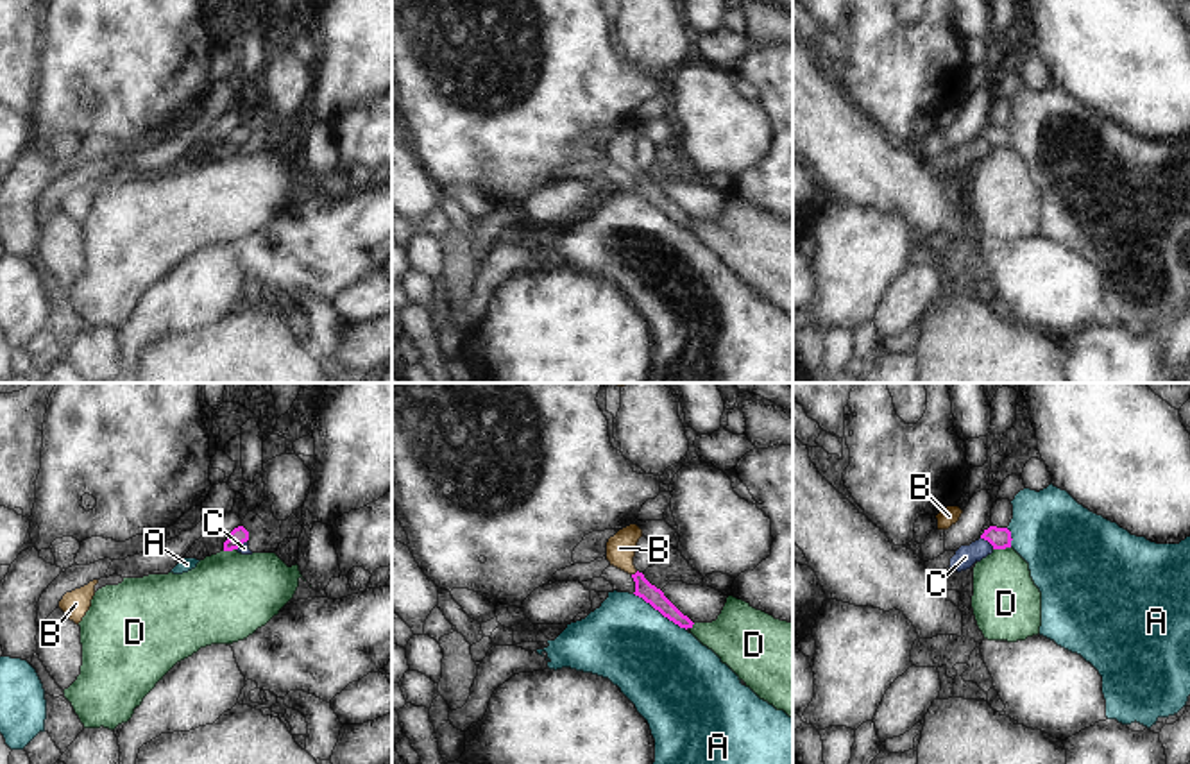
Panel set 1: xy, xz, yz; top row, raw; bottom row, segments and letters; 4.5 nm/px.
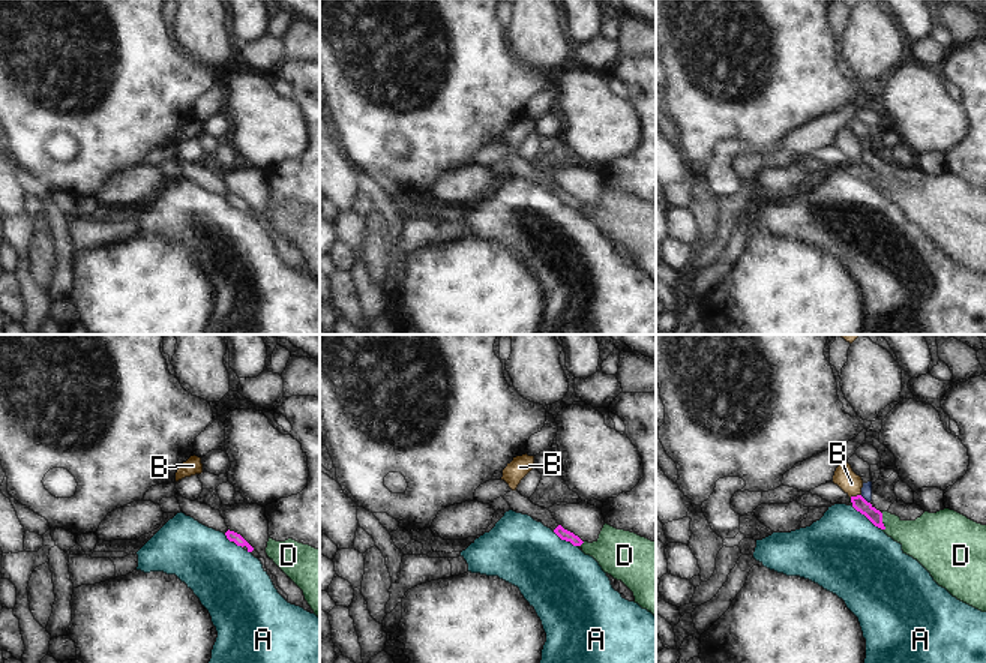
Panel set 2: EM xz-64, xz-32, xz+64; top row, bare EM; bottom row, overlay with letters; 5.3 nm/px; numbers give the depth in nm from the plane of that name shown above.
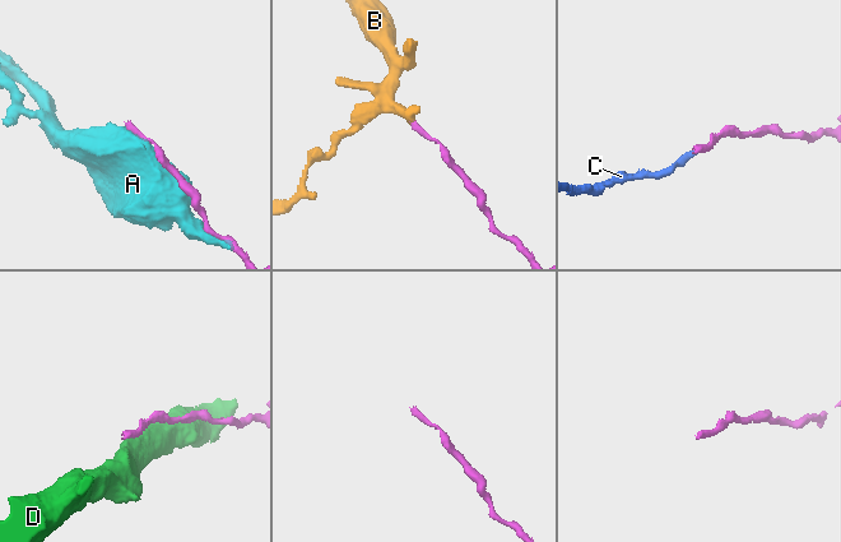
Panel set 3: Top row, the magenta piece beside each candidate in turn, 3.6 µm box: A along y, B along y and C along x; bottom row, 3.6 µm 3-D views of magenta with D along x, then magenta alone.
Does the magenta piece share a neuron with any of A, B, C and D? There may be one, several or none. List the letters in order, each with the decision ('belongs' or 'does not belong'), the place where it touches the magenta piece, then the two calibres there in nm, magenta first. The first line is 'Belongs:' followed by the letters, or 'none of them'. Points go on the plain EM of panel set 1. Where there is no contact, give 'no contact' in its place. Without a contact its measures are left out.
Belongs: B
A: does not belong; contact xz (661, 212); calibres 80 and 400 nm
B: belongs; contact xz (636, 172); calibres 80 and 130 nm
C: does not belong; contact yz (988, 140); calibres 100 and 100 nm
D: does not belong; contact yz (1001, 147); calibres 100 and 300 nm

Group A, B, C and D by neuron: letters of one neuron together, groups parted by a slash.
A / B / C / D

